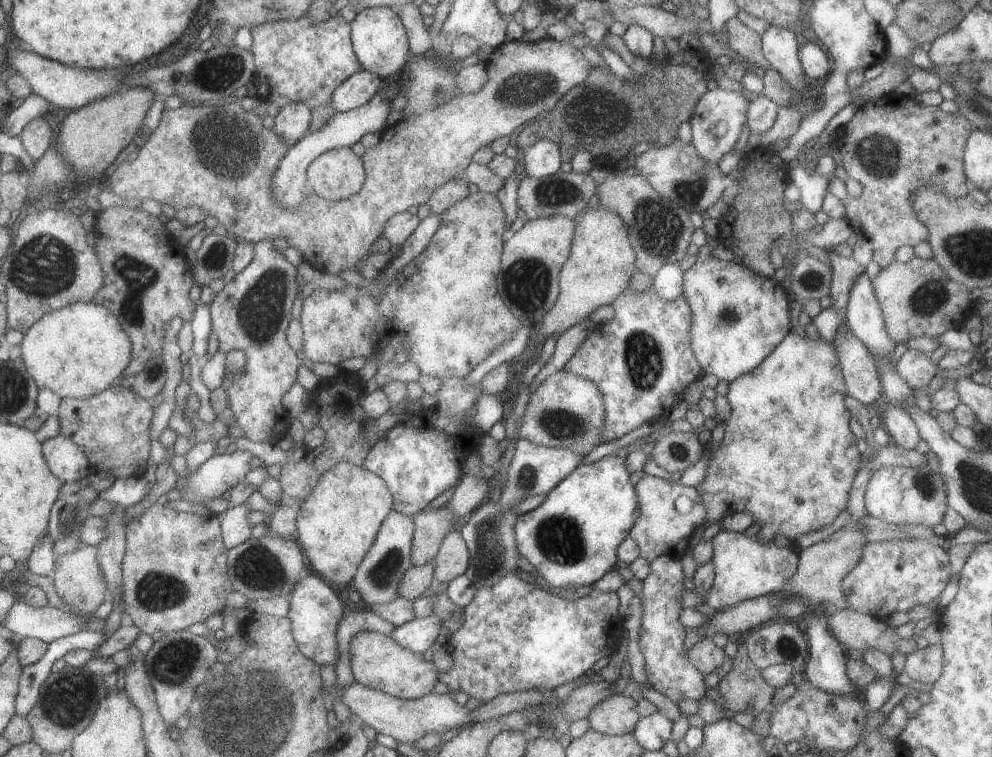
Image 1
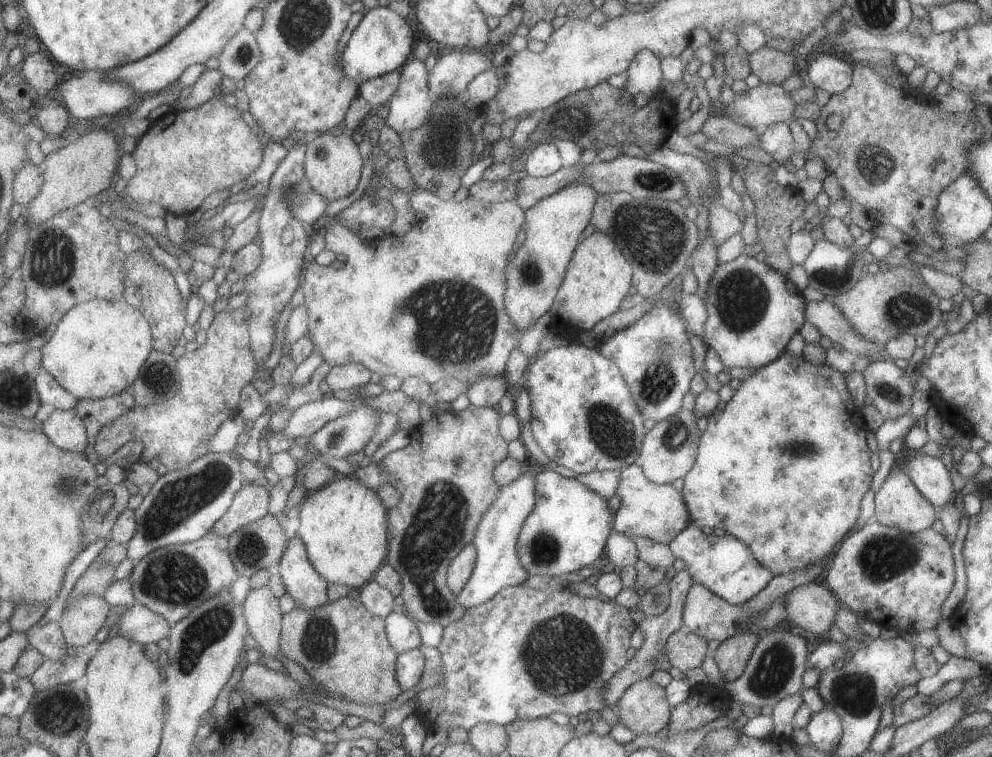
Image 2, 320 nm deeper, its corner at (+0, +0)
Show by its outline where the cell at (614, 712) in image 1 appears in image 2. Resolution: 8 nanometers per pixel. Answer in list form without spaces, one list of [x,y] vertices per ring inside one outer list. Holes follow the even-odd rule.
[[[647,677],[630,684],[614,708],[618,722],[635,735],[655,735],[668,724],[670,706],[665,689]]]

